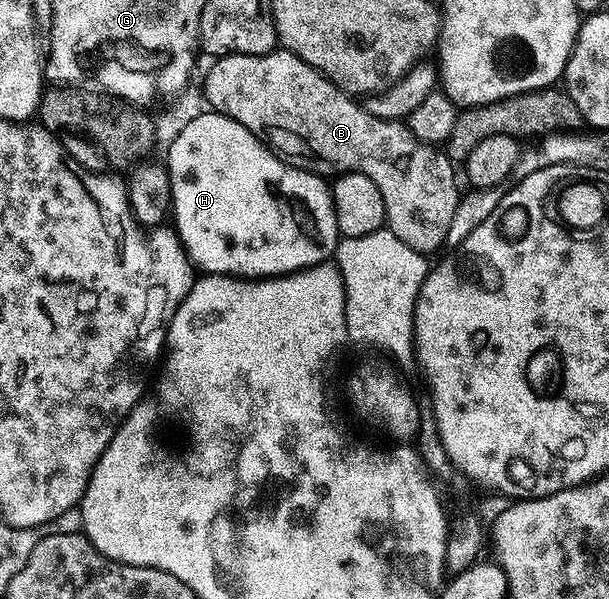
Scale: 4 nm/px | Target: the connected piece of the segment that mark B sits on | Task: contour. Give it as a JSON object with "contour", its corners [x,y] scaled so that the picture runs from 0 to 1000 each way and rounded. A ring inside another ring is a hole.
{"contour":[[[453,80],[438,90],[368,90],[348,104],[353,105],[342,114],[340,132],[333,137],[333,157],[351,189],[376,194],[389,200],[389,207],[409,214],[415,227],[427,230],[478,277],[525,294],[606,294],[606,301],[619,307],[626,334],[632,334],[634,382],[645,386],[672,414],[708,427],[721,409],[734,404],[757,316],[750,311],[749,279],[726,249],[685,234],[660,202],[612,194],[591,172],[588,177],[578,159],[548,144],[525,117],[516,117],[473,83]]]}

